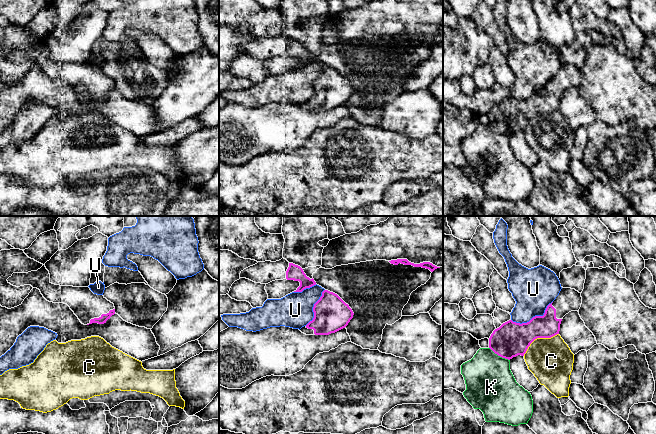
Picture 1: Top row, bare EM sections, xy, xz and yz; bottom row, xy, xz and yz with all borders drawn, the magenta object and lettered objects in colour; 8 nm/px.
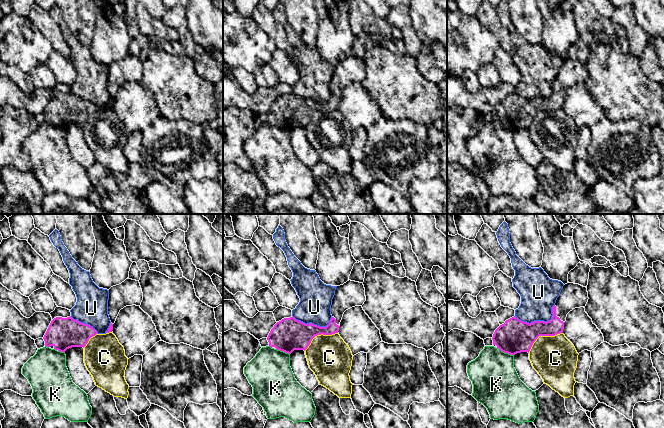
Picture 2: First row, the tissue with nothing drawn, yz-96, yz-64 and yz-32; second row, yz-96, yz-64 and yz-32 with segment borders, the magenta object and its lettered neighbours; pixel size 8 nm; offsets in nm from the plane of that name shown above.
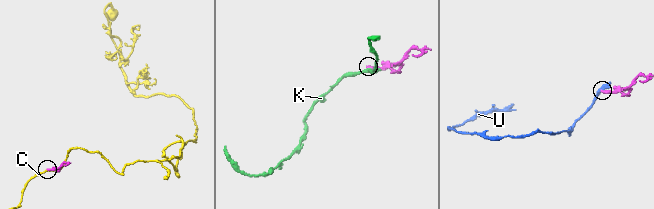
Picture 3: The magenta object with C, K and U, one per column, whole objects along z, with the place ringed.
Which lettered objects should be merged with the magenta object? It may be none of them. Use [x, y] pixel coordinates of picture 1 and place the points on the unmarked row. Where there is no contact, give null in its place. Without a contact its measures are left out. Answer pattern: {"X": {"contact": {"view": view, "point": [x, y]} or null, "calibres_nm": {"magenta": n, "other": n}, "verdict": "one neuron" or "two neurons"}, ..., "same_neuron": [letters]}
{"C": {"contact": {"view": "yz", "point": [538, 113]}, "calibres_nm": {"magenta": 280, "other": 360}, "verdict": "two neurons"}, "K": {"contact": {"view": "yz", "point": [499, 131]}, "calibres_nm": {"magenta": 280, "other": 400}, "verdict": "two neurons"}, "U": {"contact": {"view": "yz", "point": [533, 93]}, "calibres_nm": {"magenta": 280, "other": 340}, "verdict": "two neurons"}, "same_neuron": []}

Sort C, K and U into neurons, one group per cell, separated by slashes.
C / K / U

